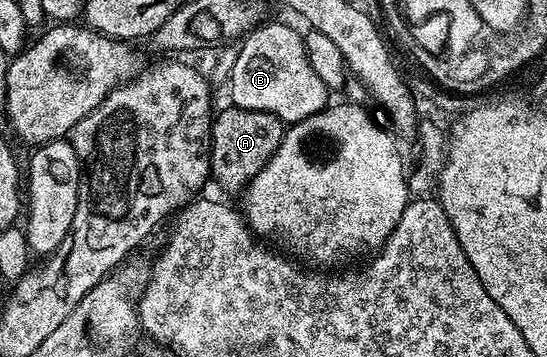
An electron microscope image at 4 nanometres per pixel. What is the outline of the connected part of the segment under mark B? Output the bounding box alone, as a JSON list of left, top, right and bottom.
[226,21,329,125]

